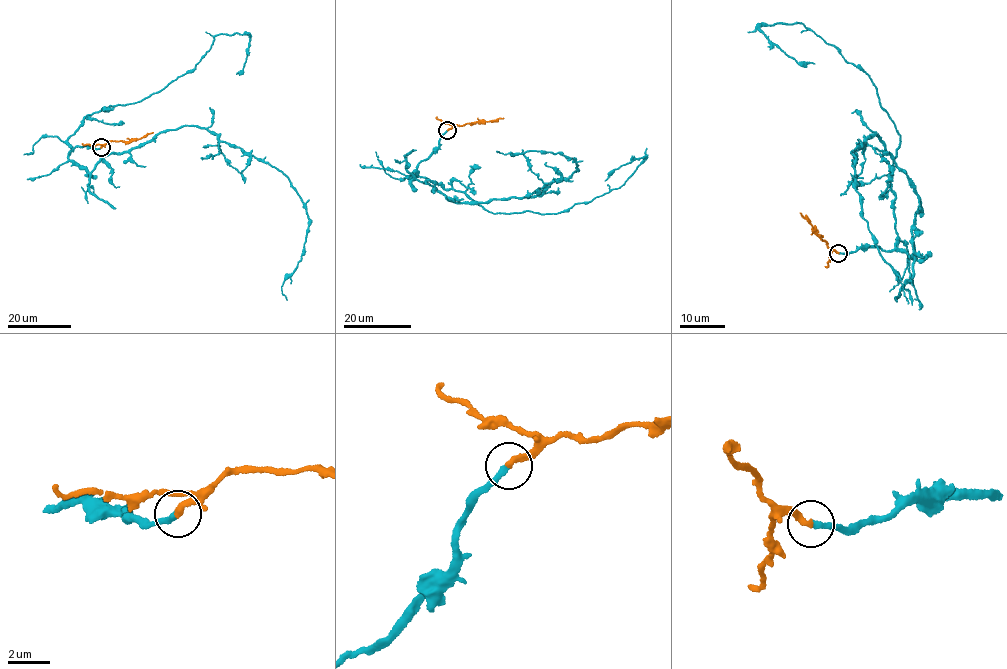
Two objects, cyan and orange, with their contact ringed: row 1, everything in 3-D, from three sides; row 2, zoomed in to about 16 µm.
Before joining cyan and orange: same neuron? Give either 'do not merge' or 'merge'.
merge

